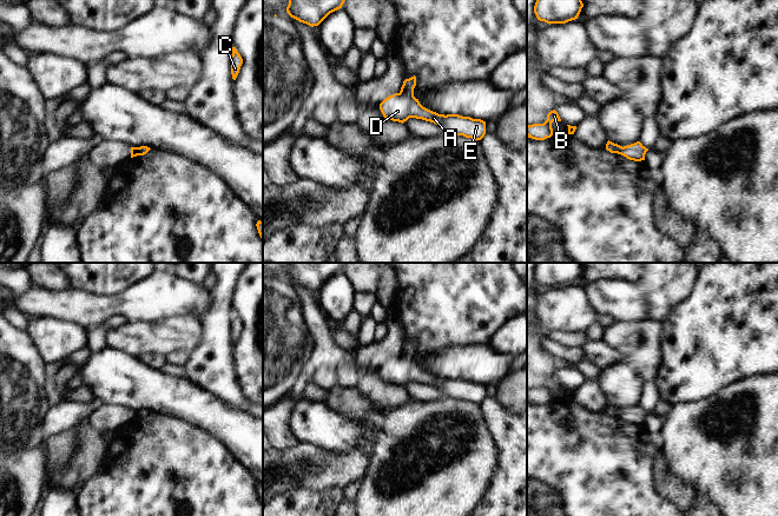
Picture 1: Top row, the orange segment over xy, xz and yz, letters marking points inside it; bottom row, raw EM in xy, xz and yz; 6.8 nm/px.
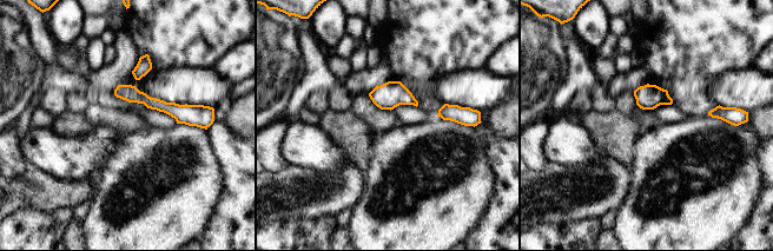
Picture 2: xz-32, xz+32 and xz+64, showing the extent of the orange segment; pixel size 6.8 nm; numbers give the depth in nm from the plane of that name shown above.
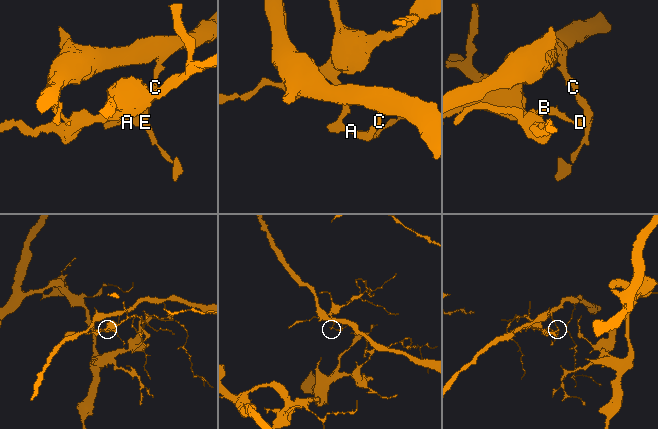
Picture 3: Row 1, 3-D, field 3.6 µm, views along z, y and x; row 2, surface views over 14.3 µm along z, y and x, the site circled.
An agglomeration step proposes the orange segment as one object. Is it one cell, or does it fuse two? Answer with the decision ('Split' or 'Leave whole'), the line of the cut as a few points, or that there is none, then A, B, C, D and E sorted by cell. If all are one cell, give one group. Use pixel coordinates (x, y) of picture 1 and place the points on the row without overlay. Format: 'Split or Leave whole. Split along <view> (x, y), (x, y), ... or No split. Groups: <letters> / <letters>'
Leave whole. No split. Groups: A B C D E.

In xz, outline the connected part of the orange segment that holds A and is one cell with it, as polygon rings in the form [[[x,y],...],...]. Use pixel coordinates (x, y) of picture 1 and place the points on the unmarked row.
[[[416,340],[403,345],[401,355],[380,368],[380,373],[384,382],[393,385],[404,386],[409,382],[422,383],[440,390],[444,396],[463,399],[474,404],[481,404],[486,398],[486,385],[462,381],[459,378],[439,378],[423,371],[418,363],[414,360]]]

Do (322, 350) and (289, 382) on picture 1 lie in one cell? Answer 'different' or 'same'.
different

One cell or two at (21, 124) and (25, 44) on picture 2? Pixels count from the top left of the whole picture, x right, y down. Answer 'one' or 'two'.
two

